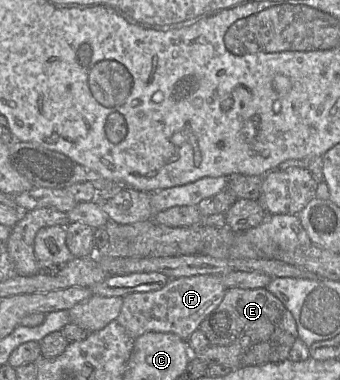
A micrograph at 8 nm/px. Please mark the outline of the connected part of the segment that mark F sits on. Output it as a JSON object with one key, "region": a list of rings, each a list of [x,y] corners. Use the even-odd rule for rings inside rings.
{"region":[[[195,275],[170,279],[159,290],[131,293],[123,297],[117,321],[133,339],[147,332],[161,332],[176,334],[187,342],[203,319],[221,303],[226,290],[222,275]]]}

